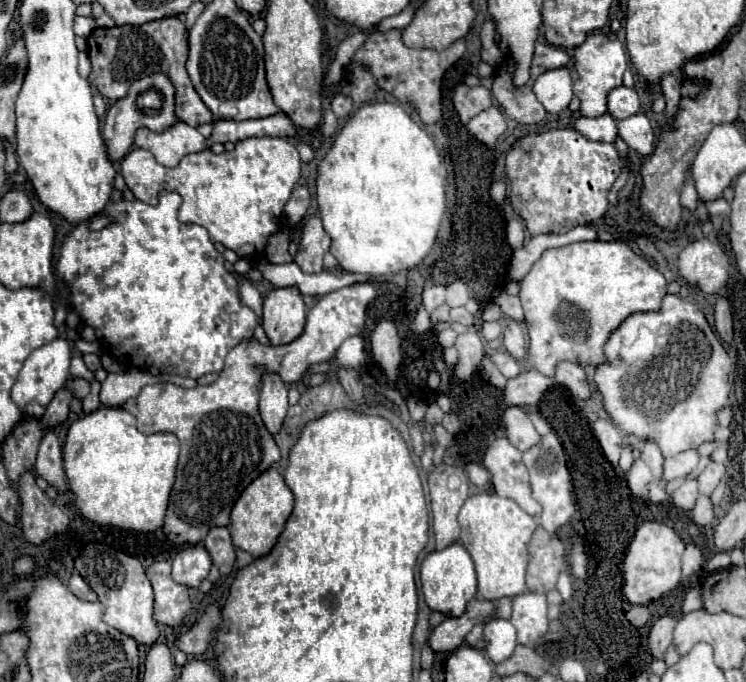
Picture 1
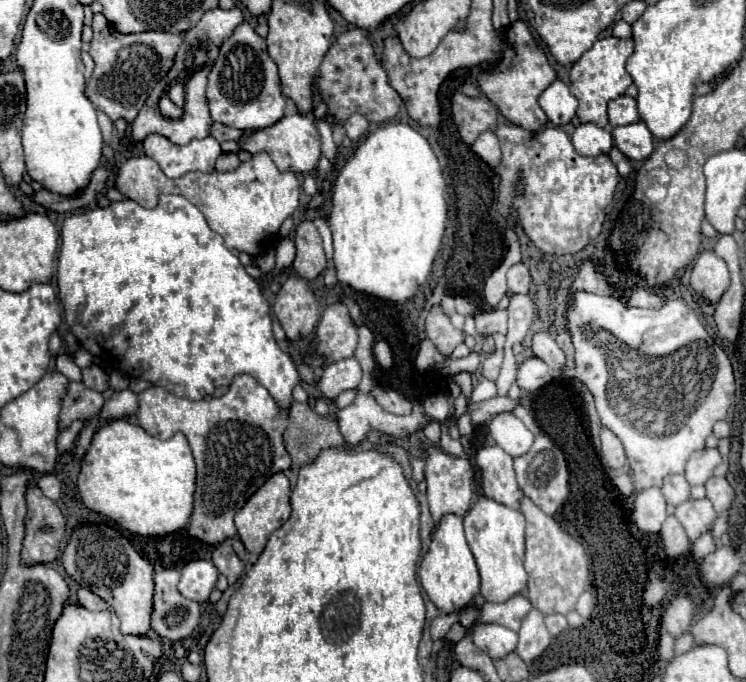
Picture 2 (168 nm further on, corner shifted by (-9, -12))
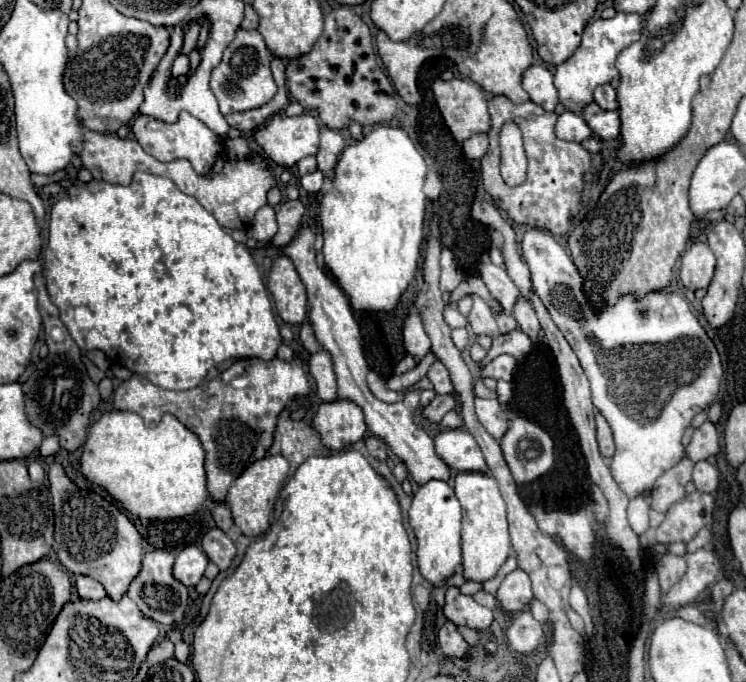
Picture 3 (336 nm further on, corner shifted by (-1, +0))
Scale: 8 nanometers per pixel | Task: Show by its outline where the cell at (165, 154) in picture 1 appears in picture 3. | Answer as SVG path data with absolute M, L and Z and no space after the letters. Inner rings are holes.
M180 112L178 120L174 124L156 120L152 116L138 114L134 118L134 122L132 122L132 132L134 132L138 144L148 154L152 154L154 158L158 158L160 162L172 162L172 160L178 160L178 158L186 158L186 160L192 162L194 170L200 176L206 176L214 168L216 158L224 150L224 140L218 134L214 134L206 124L202 124L198 118L194 118L192 114L188 114L188 112Z

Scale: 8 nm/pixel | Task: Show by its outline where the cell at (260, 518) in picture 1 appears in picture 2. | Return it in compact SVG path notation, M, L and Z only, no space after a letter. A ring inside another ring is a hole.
M278 472L274 476L270 476L266 480L266 484L244 504L244 508L236 514L234 522L236 522L236 528L238 528L238 538L242 540L244 548L250 552L250 554L260 554L270 538L270 534L274 530L278 530L284 520L288 520L292 514L292 508L290 508L290 482L288 478Z

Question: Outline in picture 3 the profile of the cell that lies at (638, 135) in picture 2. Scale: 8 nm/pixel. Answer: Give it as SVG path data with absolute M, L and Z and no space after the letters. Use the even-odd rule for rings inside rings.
M596 102L586 104L584 106L584 120L590 126L590 130L594 130L594 134L602 140L608 138L620 138L620 116L618 112L608 112L602 110Z

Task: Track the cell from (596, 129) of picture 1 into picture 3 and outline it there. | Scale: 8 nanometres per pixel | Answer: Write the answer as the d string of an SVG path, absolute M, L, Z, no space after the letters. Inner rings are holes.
M570 110L558 116L554 132L560 140L572 140L572 142L582 142L592 136L592 130L588 128L586 120L580 114L574 114Z

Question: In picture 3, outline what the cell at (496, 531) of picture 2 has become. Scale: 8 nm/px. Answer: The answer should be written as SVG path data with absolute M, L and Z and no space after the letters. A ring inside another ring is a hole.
M460 472L454 478L454 492L462 504L462 568L464 578L474 582L486 582L496 576L506 562L512 546L506 522L506 504L498 490L496 480L482 472Z

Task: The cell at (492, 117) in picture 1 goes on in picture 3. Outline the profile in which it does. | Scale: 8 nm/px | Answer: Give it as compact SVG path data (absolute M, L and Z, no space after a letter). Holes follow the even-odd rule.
M476 134L468 140L462 142L462 150L464 150L464 156L470 158L470 160L478 160L486 154L488 150L488 136L486 134Z

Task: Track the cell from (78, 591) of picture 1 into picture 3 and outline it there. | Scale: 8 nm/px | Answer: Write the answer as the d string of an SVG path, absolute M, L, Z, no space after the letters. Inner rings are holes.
M76 576L76 590L80 598L86 598L86 600L102 600L106 596L106 590L102 588L102 584L90 576Z

